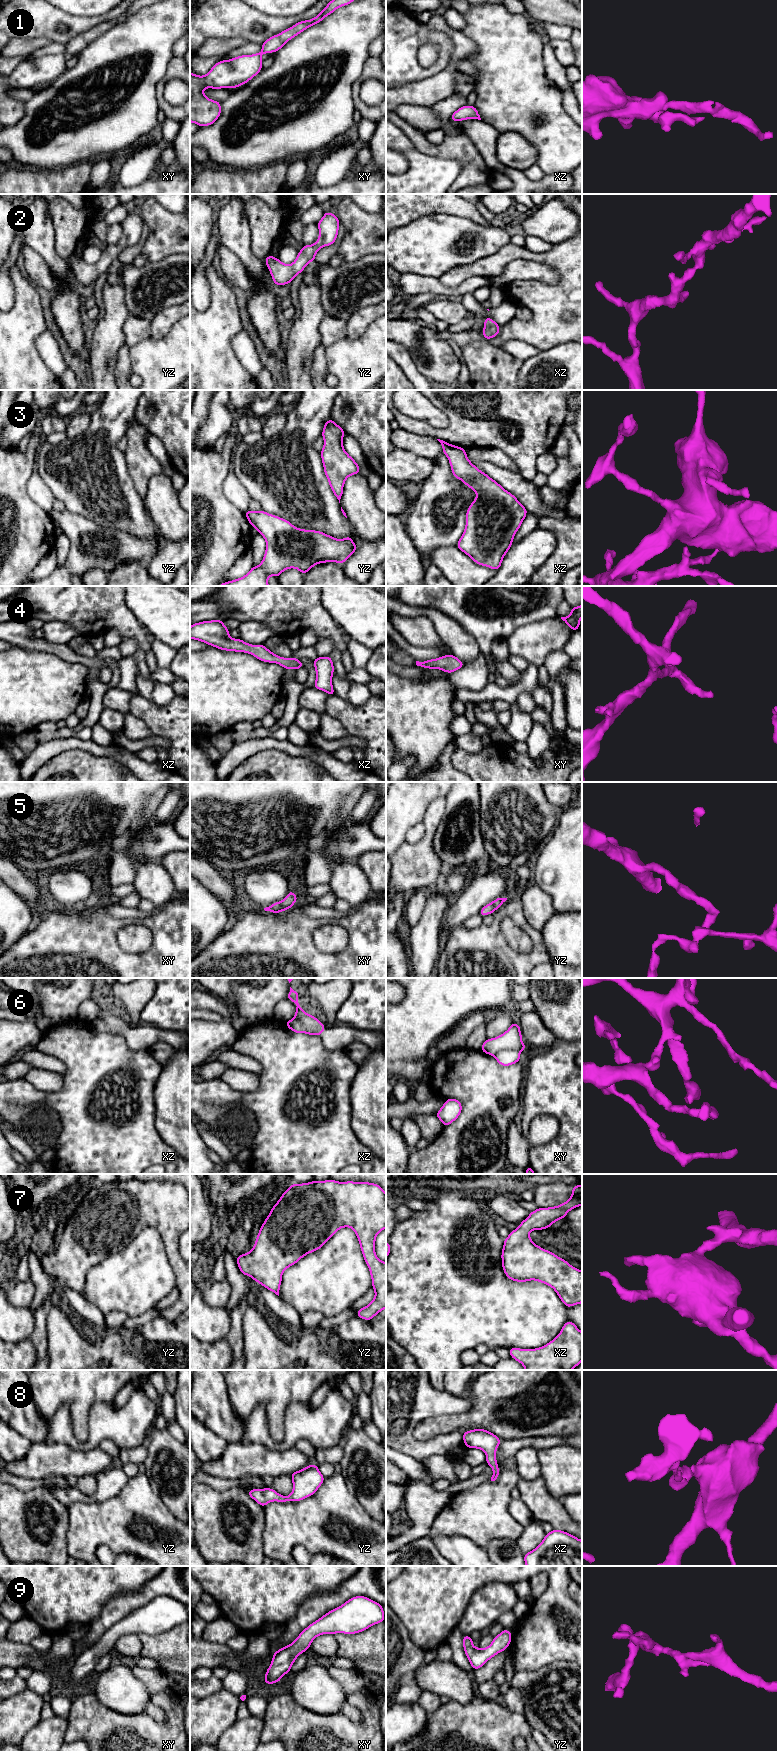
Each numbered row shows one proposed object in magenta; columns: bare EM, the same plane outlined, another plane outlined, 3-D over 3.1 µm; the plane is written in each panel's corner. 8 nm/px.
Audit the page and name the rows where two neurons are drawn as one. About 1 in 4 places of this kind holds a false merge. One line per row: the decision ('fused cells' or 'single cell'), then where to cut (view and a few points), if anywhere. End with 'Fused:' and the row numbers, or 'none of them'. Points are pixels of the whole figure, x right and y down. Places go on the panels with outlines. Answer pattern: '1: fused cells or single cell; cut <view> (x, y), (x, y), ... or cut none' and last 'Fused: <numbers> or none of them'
1: single cell; cut none
2: single cell; cut none
3: single cell; cut none
4: single cell; cut none
5: single cell; cut none
6: single cell; cut none
7: single cell; cut none
8: single cell; cut none
9: single cell; cut none
Fused: none of them

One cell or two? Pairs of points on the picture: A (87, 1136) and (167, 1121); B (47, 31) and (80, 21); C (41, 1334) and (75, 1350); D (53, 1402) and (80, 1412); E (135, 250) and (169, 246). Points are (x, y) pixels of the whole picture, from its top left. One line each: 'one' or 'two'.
A: two
B: one
C: two
D: one
E: two

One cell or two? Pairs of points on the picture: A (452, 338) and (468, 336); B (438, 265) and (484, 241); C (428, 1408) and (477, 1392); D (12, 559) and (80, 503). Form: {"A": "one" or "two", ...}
{"A": "one", "B": "one", "C": "two", "D": "two"}

